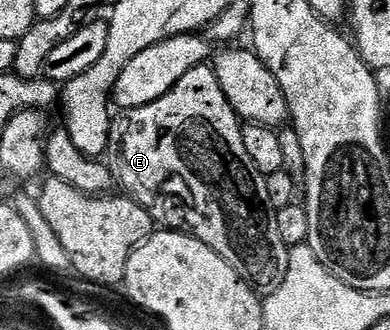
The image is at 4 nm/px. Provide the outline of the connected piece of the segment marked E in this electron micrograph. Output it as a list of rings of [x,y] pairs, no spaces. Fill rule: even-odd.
[[[208,64],[195,66],[193,70],[186,72],[186,76],[182,76],[182,80],[178,80],[178,84],[174,84],[174,88],[170,88],[170,92],[166,92],[166,96],[162,96],[142,108],[125,110],[119,116],[112,119],[106,153],[106,165],[112,171],[115,185],[117,187],[121,186],[124,189],[121,191],[127,197],[133,198],[152,217],[153,223],[157,227],[166,230],[178,230],[181,234],[188,234],[191,238],[202,240],[202,244],[206,244],[206,248],[218,252],[218,256],[222,256],[222,260],[226,260],[226,264],[230,264],[230,268],[234,268],[236,275],[255,294],[258,296],[273,294],[281,286],[282,280],[286,280],[290,248],[286,244],[282,244],[282,236],[278,236],[276,215],[270,208],[268,197],[266,196],[266,177],[258,172],[258,168],[254,168],[254,160],[250,160],[246,147],[242,145],[242,132],[240,131],[242,120],[234,112],[230,100],[226,100],[226,92],[222,92],[222,84],[218,84],[218,76],[215,69]]]

